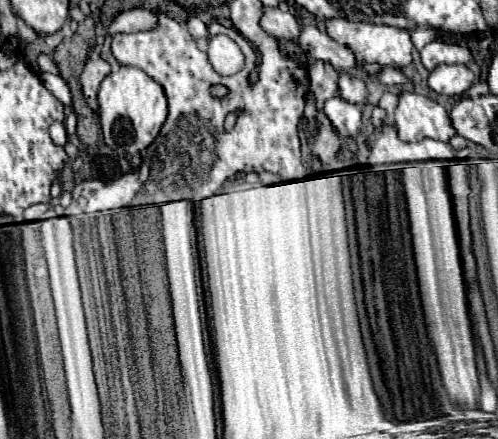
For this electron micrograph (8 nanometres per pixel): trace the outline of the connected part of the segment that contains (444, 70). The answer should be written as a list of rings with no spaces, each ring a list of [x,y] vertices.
[[[438,65],[428,77],[428,85],[436,93],[462,95],[474,85],[474,73],[468,65]]]

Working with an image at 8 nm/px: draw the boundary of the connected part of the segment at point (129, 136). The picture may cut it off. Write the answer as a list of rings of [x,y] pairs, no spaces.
[[[120,67],[106,75],[98,91],[98,103],[104,143],[110,149],[124,149],[130,155],[140,153],[156,139],[168,115],[168,101],[162,85],[138,67]]]

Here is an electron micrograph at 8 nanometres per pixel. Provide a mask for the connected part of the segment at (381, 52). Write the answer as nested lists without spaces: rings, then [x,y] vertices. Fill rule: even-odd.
[[[330,19],[328,21],[328,35],[354,49],[358,61],[366,63],[380,63],[380,65],[390,65],[390,67],[406,67],[412,63],[412,51],[414,43],[410,39],[410,31],[402,31],[398,27],[390,25],[374,25],[374,23],[354,23],[348,19]]]

